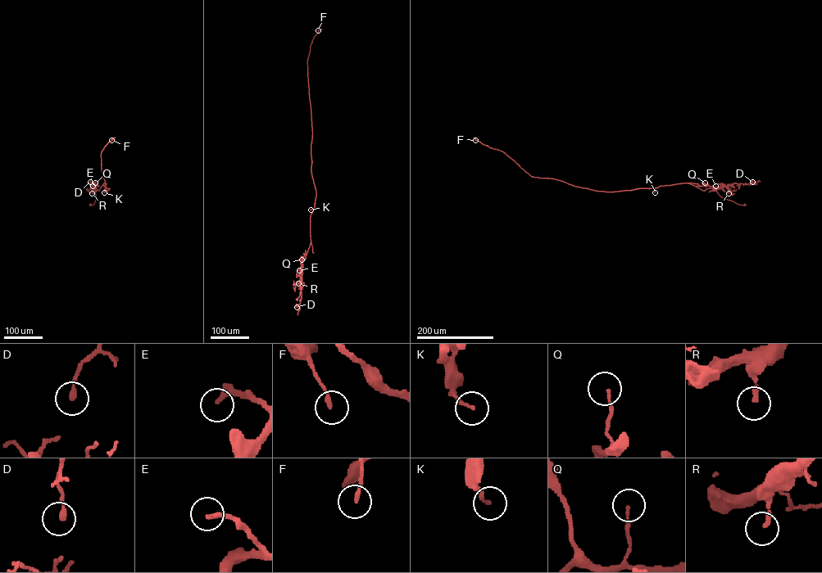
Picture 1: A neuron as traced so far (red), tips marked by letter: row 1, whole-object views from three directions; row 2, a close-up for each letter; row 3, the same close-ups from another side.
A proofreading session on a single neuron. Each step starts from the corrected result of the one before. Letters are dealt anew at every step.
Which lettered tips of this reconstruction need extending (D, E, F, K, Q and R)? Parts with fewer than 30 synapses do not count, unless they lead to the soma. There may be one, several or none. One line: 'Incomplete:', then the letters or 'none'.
Incomplete: E

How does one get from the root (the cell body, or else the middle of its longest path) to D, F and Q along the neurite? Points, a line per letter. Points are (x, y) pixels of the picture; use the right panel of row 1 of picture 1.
D: (744, 205), (722, 197), (715, 190), (733, 183), (752, 182)
F: (744, 205), (720, 196), (719, 187), (703, 191), (688, 182), (610, 191), (534, 177), (503, 151), (475, 140)
Q: (744, 205), (720, 196), (715, 190), (719, 187), (705, 182)

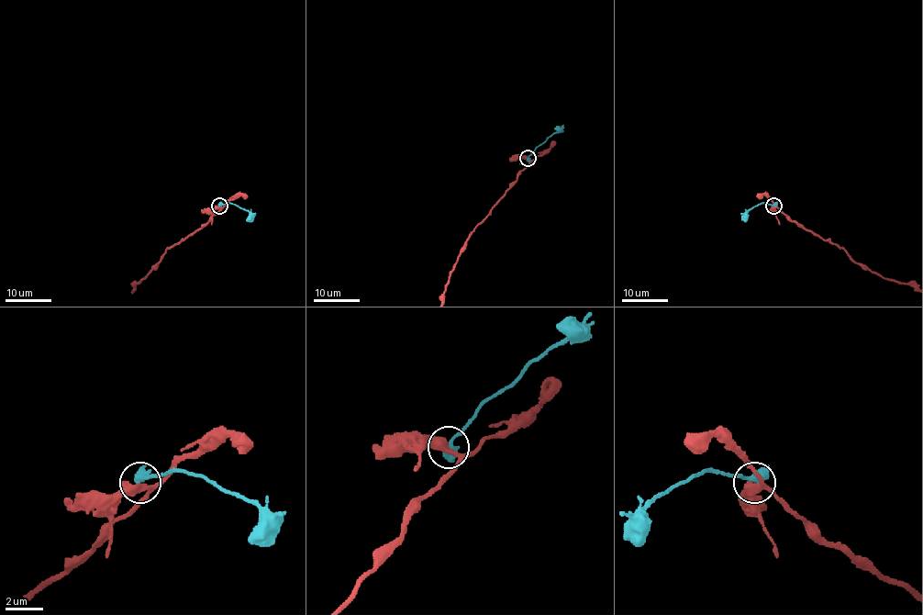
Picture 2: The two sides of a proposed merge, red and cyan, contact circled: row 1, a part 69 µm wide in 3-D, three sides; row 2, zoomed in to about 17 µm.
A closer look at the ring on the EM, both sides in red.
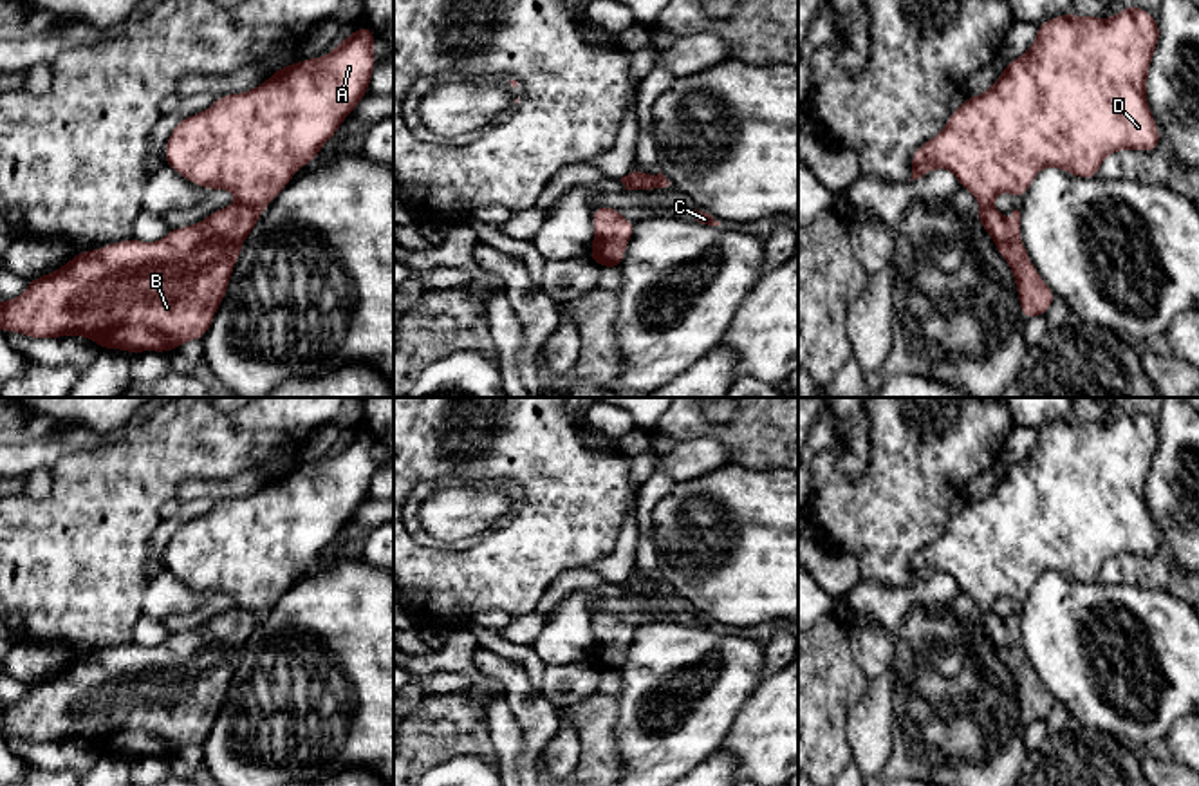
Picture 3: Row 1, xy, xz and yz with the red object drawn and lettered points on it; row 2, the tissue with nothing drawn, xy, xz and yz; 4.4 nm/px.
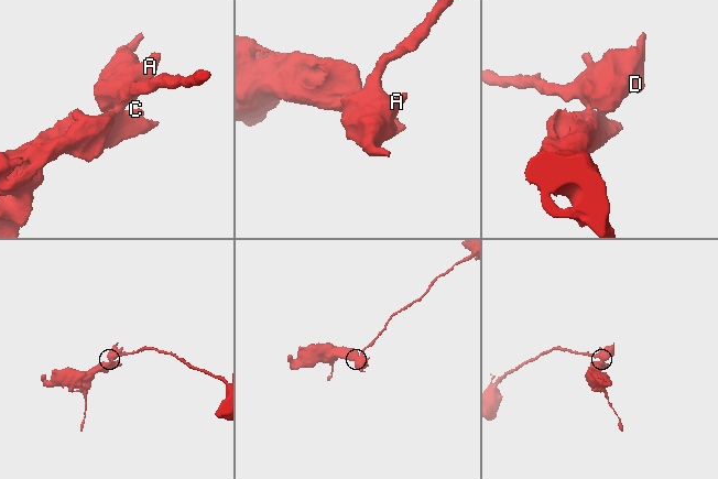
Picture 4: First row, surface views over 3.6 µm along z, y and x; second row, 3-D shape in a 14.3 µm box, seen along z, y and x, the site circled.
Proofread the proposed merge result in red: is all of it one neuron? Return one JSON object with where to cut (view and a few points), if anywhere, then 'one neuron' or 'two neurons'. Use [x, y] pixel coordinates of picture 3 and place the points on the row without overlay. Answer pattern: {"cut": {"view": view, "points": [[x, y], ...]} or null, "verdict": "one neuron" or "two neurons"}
{"cut": {"view": "xy", "points": [[241, 606], [259, 618]]}, "verdict": "two neurons"}

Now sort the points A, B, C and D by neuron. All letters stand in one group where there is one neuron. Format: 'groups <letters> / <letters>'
groups A D / B C

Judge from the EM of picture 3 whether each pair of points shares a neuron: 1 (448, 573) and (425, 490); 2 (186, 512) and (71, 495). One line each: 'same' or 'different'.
1: different
2: different

